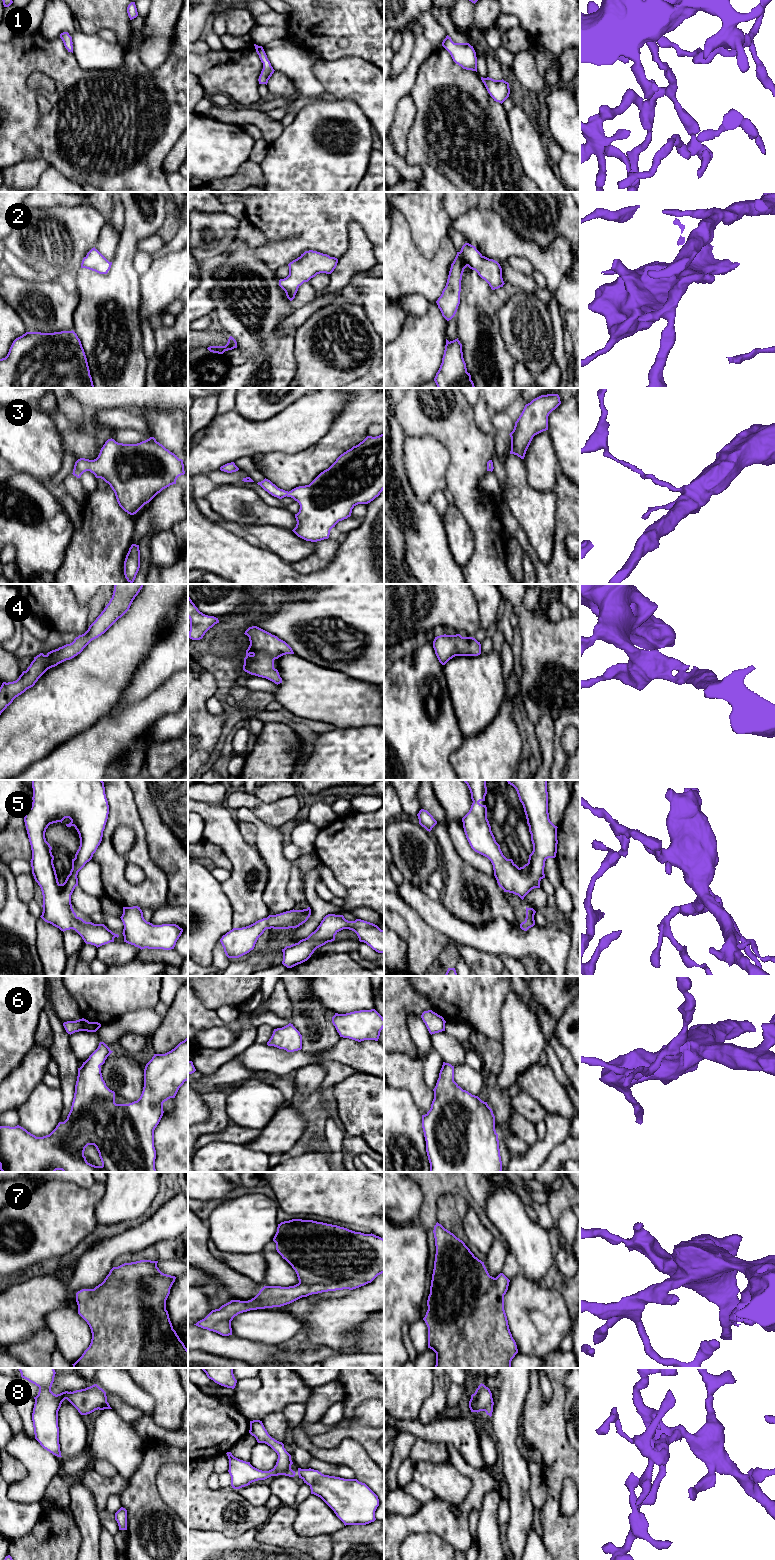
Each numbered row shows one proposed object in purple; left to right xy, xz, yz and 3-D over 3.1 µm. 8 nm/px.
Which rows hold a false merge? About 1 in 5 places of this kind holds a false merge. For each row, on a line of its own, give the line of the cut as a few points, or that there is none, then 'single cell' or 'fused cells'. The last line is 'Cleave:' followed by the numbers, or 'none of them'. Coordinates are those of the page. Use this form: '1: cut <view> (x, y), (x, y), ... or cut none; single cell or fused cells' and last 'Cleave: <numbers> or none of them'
1: cut none; single cell
2: cut none; single cell
3: cut none; single cell
4: cut none; single cell
5: cut none; single cell
6: cut none; single cell
7: cut none; single cell
8: cut none; single cell
Cleave: none of them

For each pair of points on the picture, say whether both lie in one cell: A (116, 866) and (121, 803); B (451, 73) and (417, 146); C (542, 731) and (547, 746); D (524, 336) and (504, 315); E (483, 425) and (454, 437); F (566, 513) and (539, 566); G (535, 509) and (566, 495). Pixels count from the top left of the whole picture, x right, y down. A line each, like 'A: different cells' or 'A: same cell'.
A: same cell
B: same cell
C: same cell
D: same cell
E: different cells
F: same cell
G: different cells

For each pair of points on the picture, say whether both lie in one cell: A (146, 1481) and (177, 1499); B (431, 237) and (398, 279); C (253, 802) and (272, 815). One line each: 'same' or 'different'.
A: different
B: different
C: same

